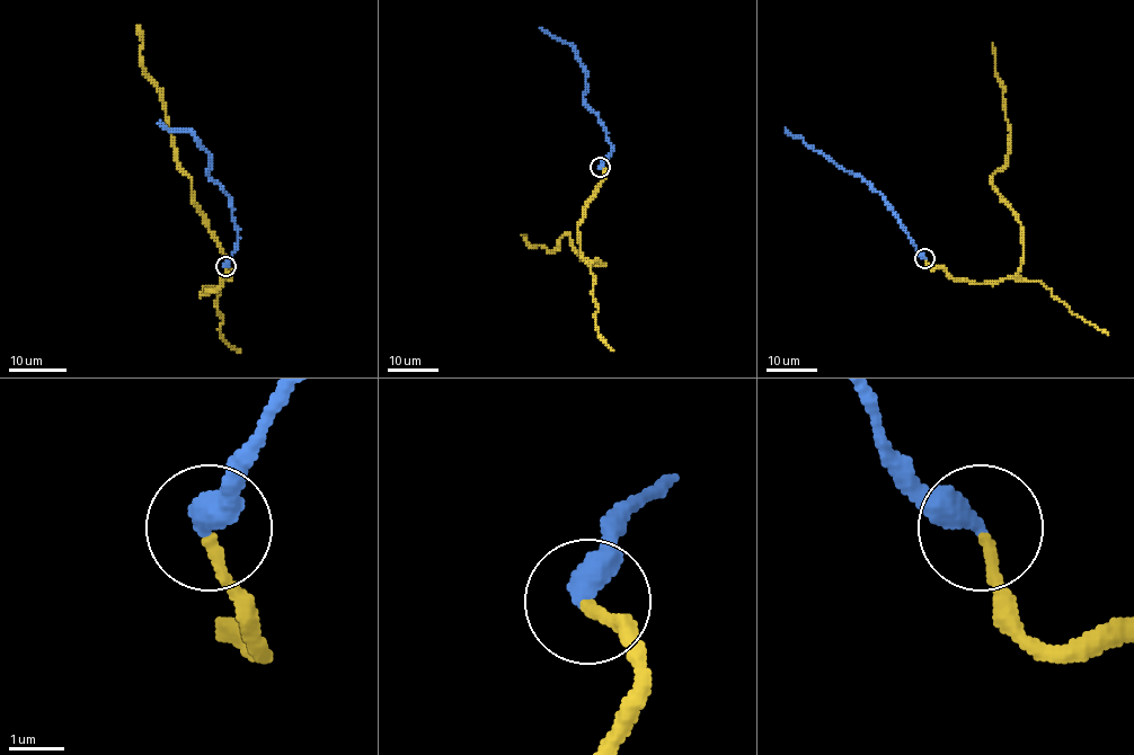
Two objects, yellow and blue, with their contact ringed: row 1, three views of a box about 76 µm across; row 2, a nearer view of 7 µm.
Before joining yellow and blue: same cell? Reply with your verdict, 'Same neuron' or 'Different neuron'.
Same neuron

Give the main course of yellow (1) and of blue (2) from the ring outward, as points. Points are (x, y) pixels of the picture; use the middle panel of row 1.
1: (600, 168), (605, 178), (578, 239), (582, 255), (601, 265), (588, 265), (569, 234), (551, 252), (522, 234)
2: (600, 168), (611, 144), (605, 126), (585, 103), (586, 70), (568, 44), (540, 27)

